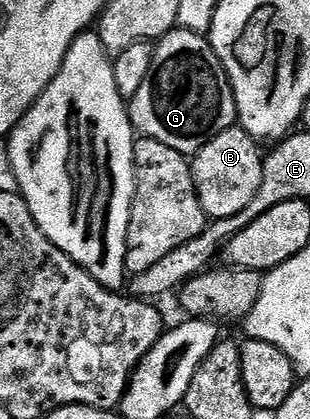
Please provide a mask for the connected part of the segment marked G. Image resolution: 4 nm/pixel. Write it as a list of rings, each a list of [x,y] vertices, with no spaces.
[[[176,29],[155,43],[153,65],[137,97],[129,100],[131,125],[140,136],[161,141],[194,157],[217,133],[236,126],[239,114],[233,89],[217,53],[198,30]]]

